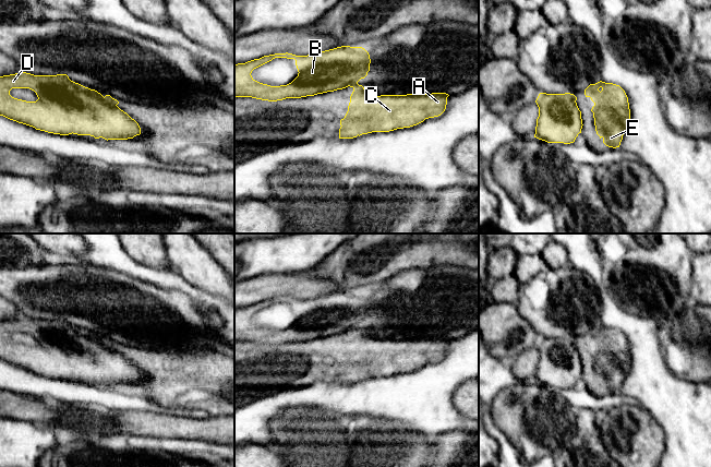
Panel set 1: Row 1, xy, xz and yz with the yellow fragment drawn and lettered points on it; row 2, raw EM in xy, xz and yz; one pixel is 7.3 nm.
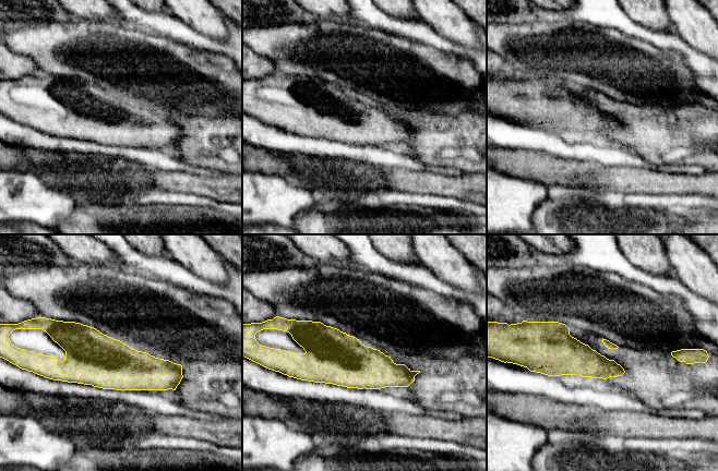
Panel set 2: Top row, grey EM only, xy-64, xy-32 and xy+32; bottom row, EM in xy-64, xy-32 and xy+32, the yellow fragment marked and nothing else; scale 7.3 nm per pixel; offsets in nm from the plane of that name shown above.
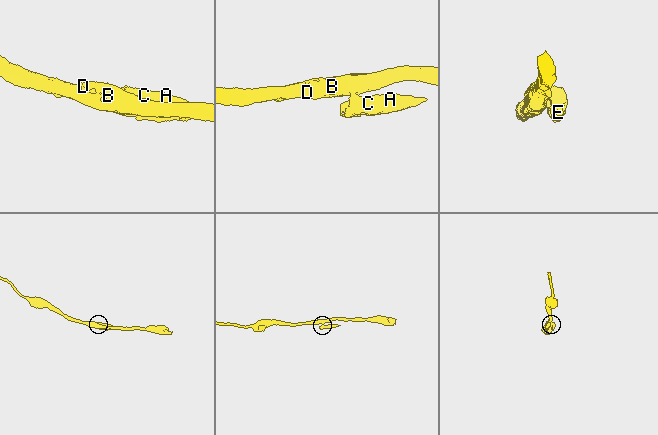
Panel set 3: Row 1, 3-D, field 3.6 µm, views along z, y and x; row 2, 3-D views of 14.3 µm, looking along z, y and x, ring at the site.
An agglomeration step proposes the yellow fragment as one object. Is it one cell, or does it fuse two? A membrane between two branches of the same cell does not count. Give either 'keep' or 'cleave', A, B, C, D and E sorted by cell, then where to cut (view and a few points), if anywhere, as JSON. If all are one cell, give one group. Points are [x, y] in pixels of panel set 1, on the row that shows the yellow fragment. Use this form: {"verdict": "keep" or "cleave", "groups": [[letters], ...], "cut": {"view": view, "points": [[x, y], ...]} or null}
{"verdict": "cleave", "groups": [["A", "C", "E"], ["B", "D"]], "cut": {"view": "xy", "points": [[103, 97], [116, 105]]}}

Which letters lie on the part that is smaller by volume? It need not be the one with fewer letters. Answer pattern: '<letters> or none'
A, C, E

